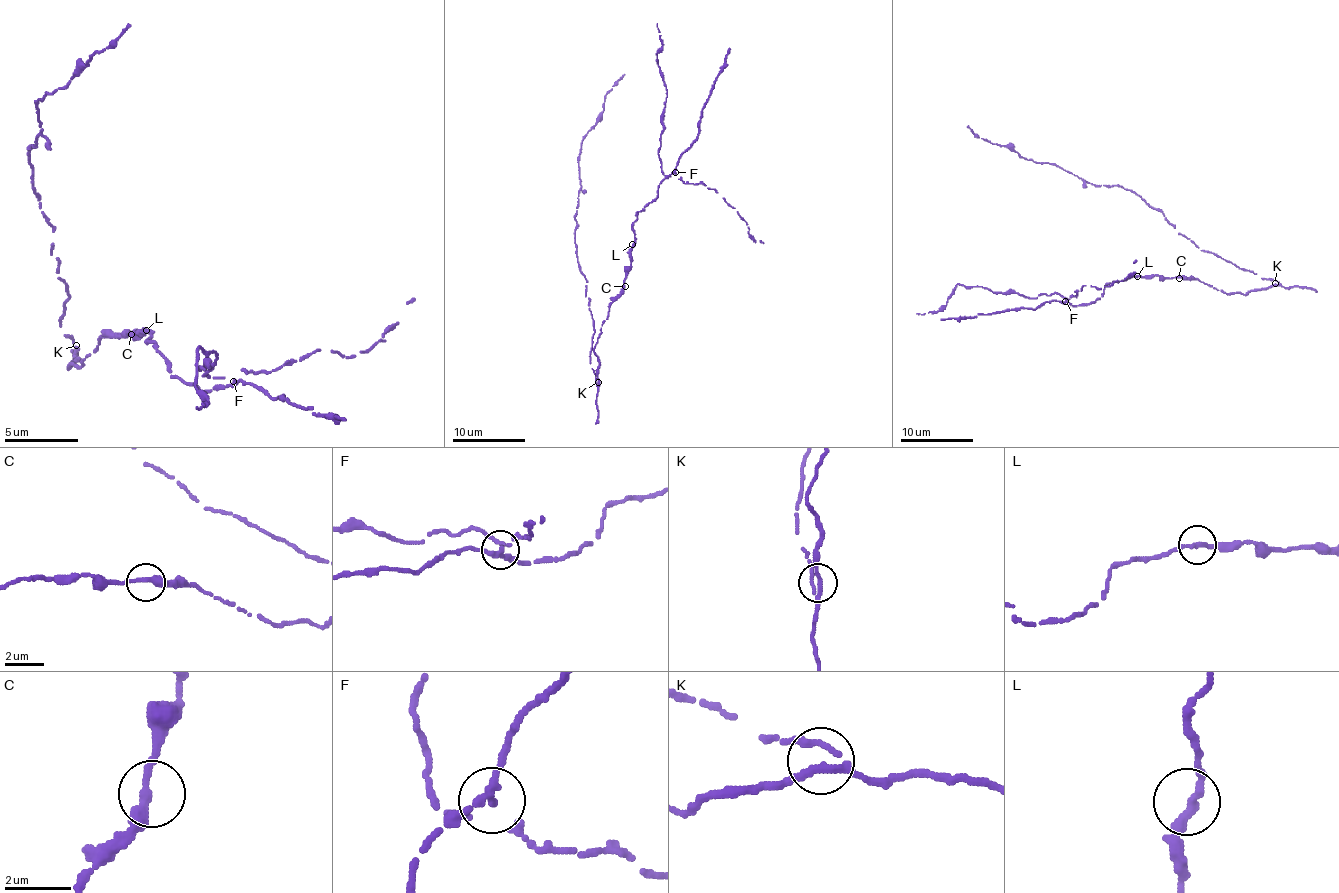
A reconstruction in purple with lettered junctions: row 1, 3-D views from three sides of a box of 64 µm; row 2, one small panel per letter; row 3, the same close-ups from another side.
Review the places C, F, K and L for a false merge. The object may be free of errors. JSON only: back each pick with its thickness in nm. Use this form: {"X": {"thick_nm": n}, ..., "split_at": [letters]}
{"F": {"thick_nm": 200}, "split_at": ["F"]}

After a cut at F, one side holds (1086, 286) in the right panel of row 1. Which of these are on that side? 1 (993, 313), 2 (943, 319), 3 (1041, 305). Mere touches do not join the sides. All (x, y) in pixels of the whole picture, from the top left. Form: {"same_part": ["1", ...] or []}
{"same_part": []}

